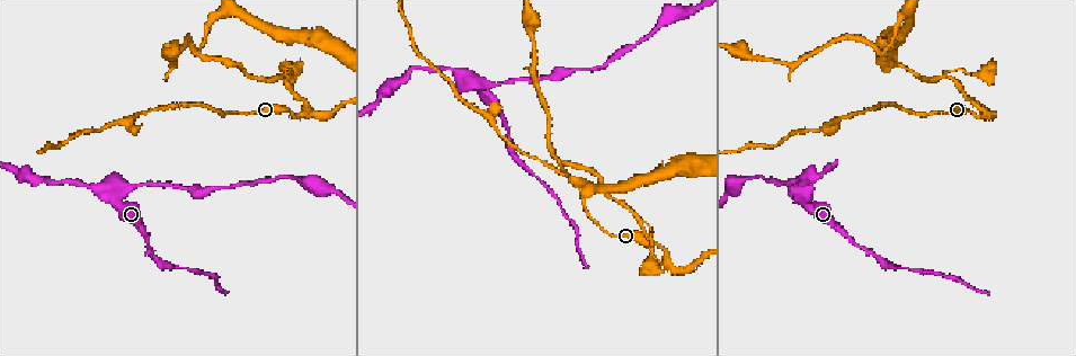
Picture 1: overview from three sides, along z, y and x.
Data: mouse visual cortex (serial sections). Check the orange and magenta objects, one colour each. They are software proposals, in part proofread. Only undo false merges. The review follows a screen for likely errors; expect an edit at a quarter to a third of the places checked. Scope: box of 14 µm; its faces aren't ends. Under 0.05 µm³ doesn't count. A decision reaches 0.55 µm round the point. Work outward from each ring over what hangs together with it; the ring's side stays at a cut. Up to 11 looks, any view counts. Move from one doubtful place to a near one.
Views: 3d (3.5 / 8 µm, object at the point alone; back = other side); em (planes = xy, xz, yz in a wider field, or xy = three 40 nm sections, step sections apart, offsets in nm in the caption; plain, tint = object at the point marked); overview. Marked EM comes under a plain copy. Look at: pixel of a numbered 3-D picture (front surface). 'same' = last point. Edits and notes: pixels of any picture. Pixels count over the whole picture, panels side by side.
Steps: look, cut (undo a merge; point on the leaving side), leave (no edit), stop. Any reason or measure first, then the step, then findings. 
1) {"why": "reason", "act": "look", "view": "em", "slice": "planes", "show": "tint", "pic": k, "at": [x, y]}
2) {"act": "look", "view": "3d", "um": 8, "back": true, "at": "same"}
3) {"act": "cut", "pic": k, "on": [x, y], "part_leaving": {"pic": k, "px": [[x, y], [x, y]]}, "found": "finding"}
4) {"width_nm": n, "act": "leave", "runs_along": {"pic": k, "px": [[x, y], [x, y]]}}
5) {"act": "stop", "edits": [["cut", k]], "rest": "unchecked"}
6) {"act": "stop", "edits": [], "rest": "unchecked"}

{"why": "three arms meet", "act": "look", "view": "3d", "um": 3.5, "pic": 1, "at": [987, 112]}

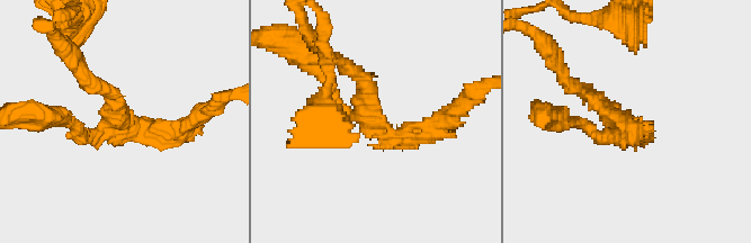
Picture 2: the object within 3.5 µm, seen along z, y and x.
{"arms": 3, "arm_widths_nm": [200, 200, 250], "why": "shape alone is not enough", "act": "look", "view": "em", "slice": "xy", "step": 2, "show": "tint", "pic": 2, "at": [621, 122]}

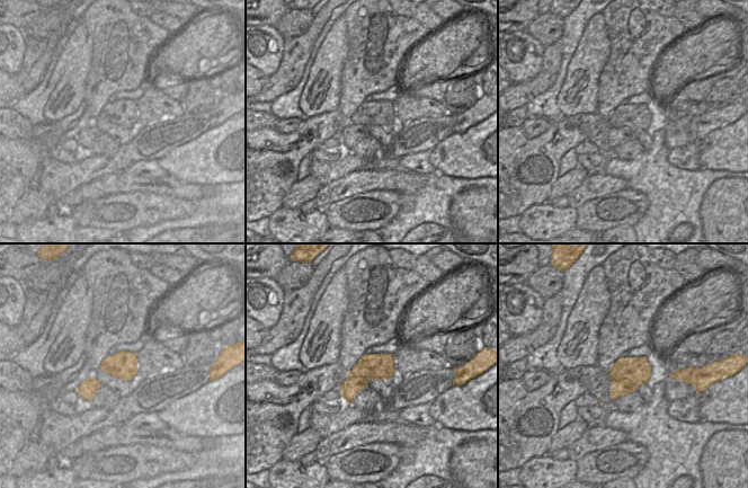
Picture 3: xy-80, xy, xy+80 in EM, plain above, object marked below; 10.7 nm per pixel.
{"act": "leave", "runs_along": {"pic": 2, "px": [[66, 120], [80, 137], [115, 117], [94, 82]]}, "found": "one cell here"}

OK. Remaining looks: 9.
{"act": "look", "view": "3d", "um": 3.5, "pic": 1, "at": [642, 224]}

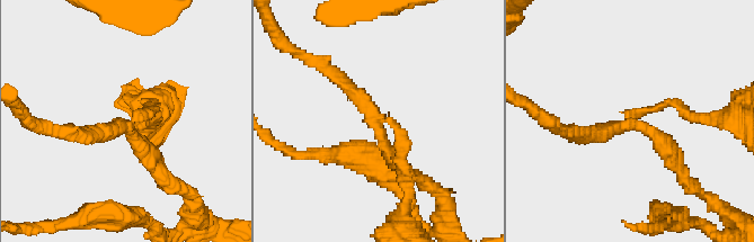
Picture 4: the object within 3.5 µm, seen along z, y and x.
{"act": "look", "view": "em", "slice": "xy", "step": 2, "show": "tint", "pic": 4, "at": [632, 124]}

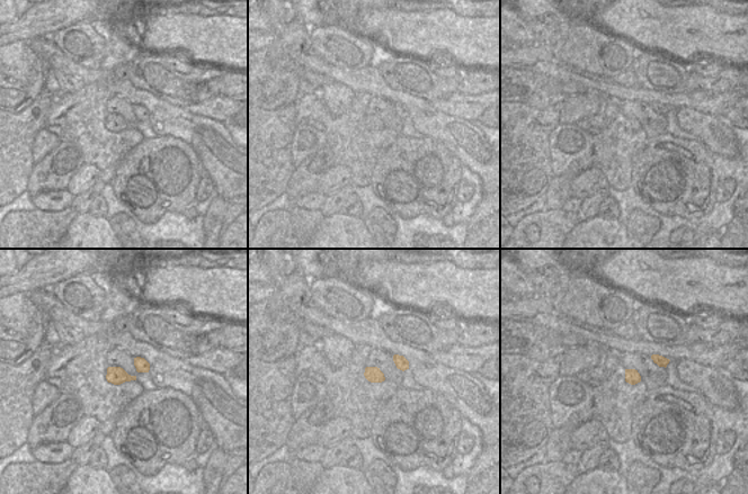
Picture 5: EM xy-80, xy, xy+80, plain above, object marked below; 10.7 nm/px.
{"width_nm": 170, "act": "leave", "runs_along": {"pic": 4, "px": [[411, 172], [331, 71]]}, "found": "all the same cell"}

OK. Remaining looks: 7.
{"why": "sharp bend", "act": "look", "view": "3d", "um": 3.5, "pic": 1, "at": [199, 52]}

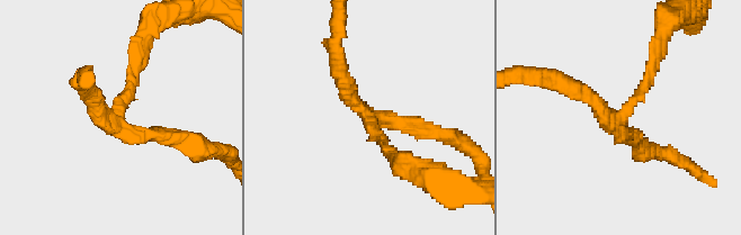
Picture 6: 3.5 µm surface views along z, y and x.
{"act": "look", "view": "em", "slice": "xy", "step": 1, "show": "tint", "pic": 6, "at": [619, 122]}

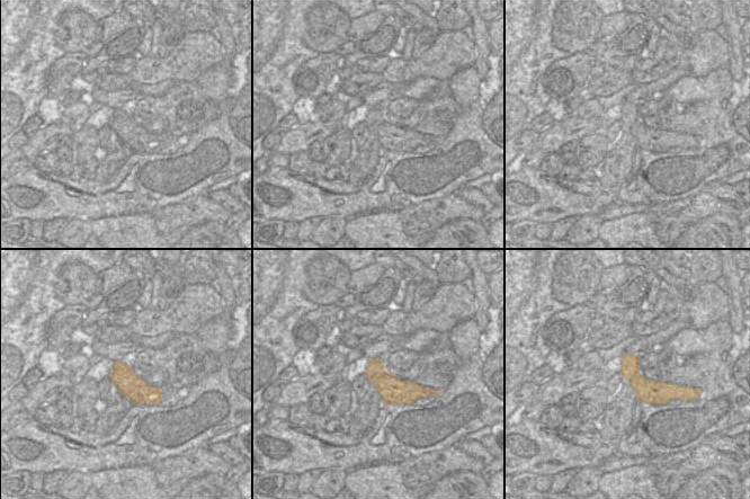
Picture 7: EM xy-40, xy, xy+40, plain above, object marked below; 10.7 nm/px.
{"width_nm": 280, "act": "leave", "runs_along": {"pic": 7, "px": [[625, 357], [650, 391], [676, 393]]}, "found": "continuous, no second cell"}

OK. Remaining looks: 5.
{"why": "three-way junction", "act": "look", "view": "3d", "um": 8, "pic": 1, "at": [114, 193]}

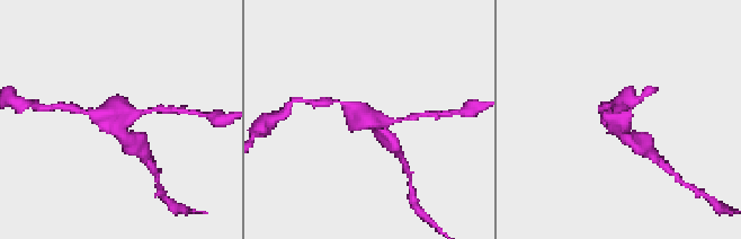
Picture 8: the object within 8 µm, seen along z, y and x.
{"why": "closer look", "act": "look", "view": "3d", "um": 3.5, "pic": 8, "at": [118, 117]}

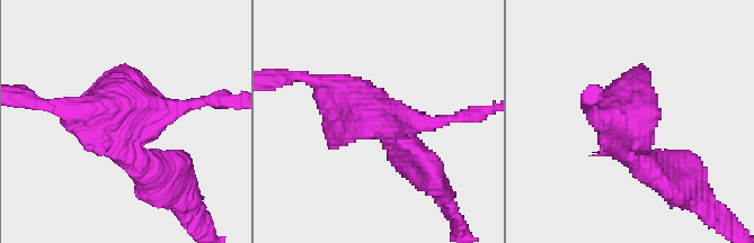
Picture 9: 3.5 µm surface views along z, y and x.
{"why": "shape alone is not enough", "act": "look", "view": "em", "slice": "xy", "step": 1, "show": "tint", "pic": 9, "at": [128, 122]}

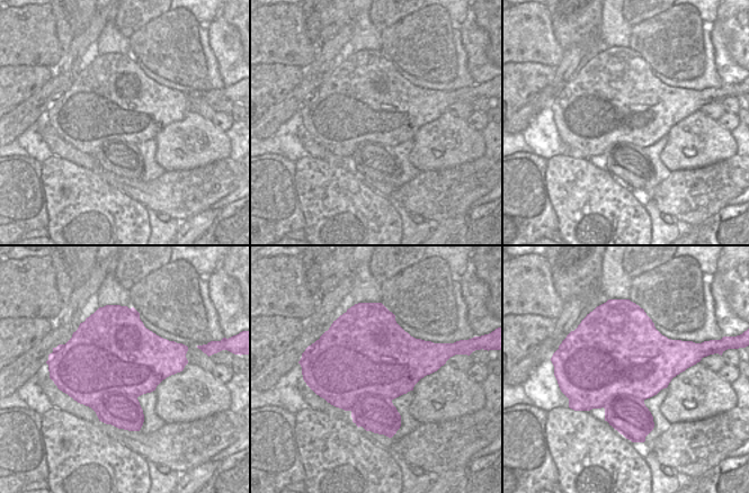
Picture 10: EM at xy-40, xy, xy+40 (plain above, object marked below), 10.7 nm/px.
{"act": "cut", "pic": 9, "on": [600, 111], "part_leaving": {"pic": 9, "px": [[636, 141], [633, 106], [628, 99]]}, "found": "a second cell is stuck on"}

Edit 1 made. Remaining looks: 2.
{"why": "sharp bend", "act": "look", "view": "3d", "um": 3.5, "pic": 1, "at": [840, 119]}

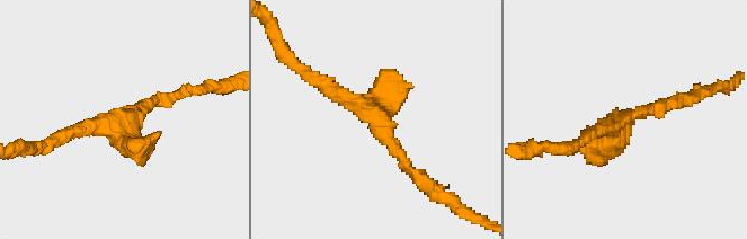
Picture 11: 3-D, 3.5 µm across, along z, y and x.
{"why": "now the EM", "act": "look", "view": "em", "slice": "xy", "step": 3, "show": "tint", "pic": 11, "at": [126, 120]}

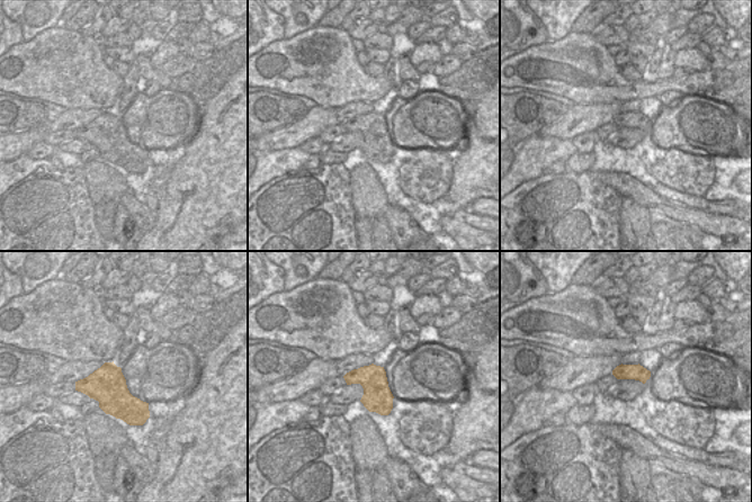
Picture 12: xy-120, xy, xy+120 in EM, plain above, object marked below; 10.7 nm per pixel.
{"width_nm": 320, "act": "leave", "runs_along": {"pic": 11, "px": [[414, 174], [383, 118], [317, 81]]}, "found": "continuous, no second cell"}

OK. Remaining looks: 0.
{"act": "stop", "edits": [["cut", 9]], "rest": "unchecked"}

